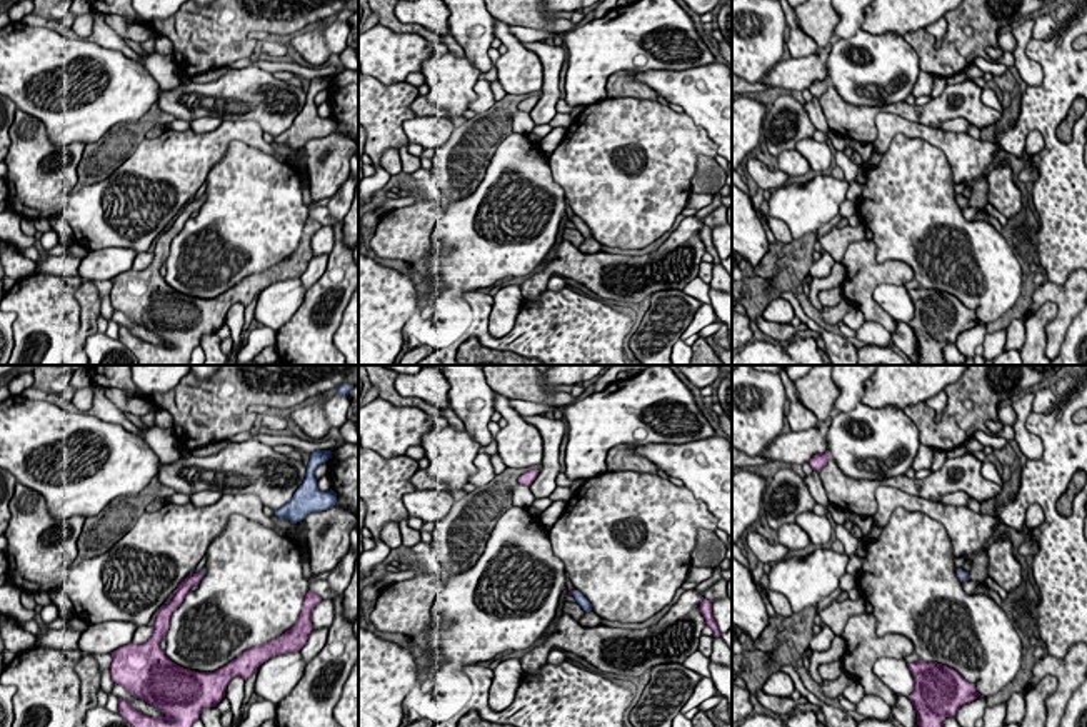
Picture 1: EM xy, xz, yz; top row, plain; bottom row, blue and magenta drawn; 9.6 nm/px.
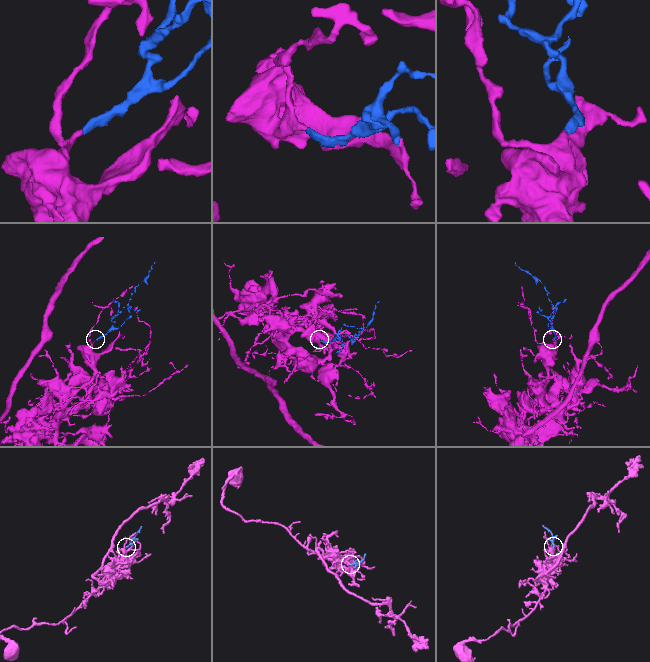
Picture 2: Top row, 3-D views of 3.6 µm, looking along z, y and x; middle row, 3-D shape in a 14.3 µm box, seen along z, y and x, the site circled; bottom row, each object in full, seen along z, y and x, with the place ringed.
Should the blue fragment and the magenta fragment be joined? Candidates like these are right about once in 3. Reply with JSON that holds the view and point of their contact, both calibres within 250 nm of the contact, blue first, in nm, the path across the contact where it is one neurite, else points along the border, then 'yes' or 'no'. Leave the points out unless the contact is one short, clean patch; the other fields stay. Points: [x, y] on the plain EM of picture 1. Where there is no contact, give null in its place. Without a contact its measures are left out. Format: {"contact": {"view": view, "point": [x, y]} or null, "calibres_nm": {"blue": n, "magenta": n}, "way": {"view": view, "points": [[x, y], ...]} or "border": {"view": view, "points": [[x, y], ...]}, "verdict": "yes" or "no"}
{"contact": {"view": "yz", "point": [961, 202]}, "calibres_nm": {"blue": 70, "magenta": 30}, "way": {"view": "yz", "points": [[961, 199], [961, 202], [957, 202]]}, "verdict": "yes"}

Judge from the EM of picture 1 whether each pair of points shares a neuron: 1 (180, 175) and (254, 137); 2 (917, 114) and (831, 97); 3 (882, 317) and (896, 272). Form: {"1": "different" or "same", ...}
{"1": "same", "2": "same", "3": "same"}

